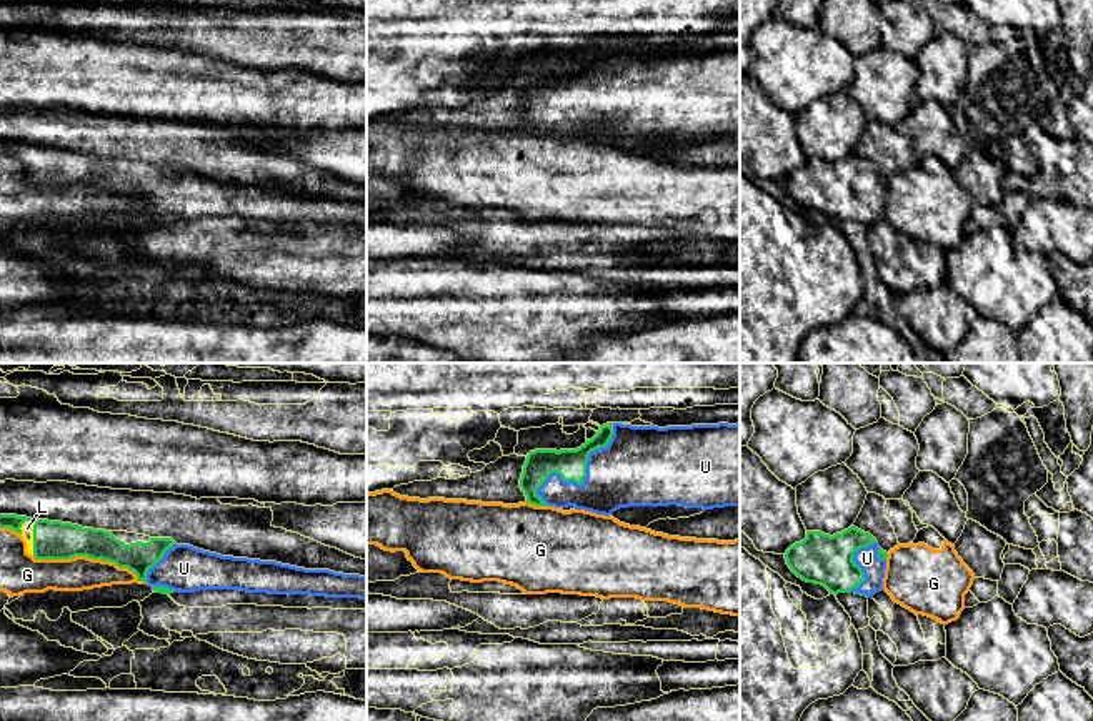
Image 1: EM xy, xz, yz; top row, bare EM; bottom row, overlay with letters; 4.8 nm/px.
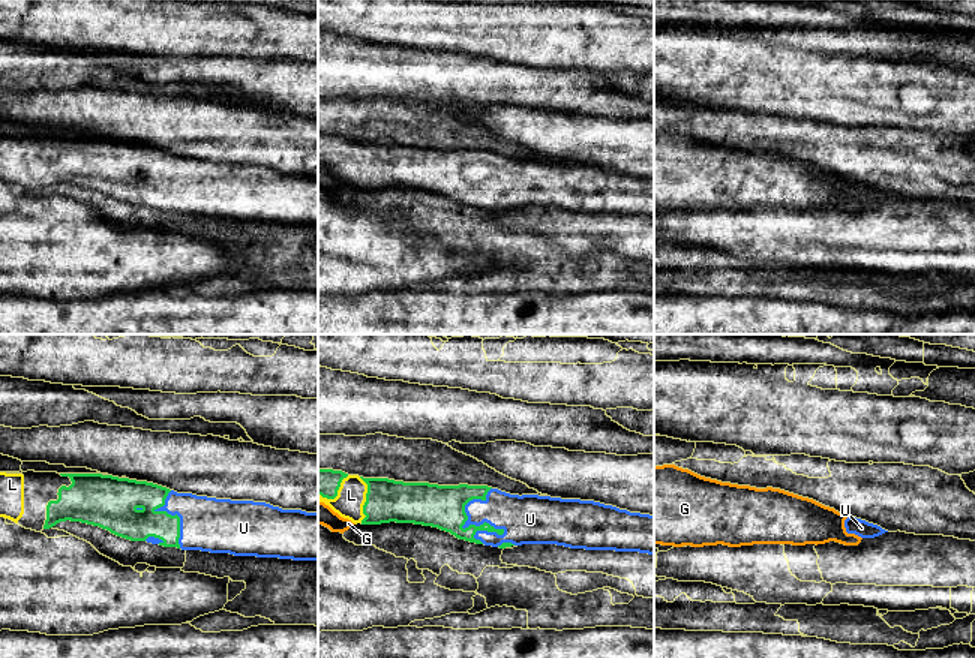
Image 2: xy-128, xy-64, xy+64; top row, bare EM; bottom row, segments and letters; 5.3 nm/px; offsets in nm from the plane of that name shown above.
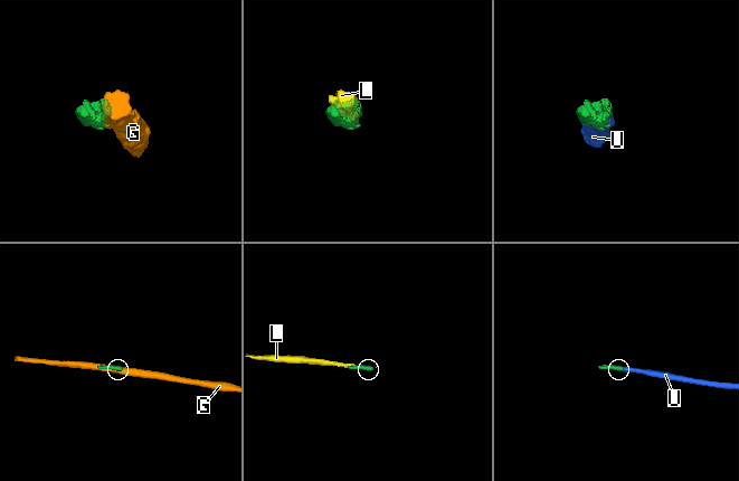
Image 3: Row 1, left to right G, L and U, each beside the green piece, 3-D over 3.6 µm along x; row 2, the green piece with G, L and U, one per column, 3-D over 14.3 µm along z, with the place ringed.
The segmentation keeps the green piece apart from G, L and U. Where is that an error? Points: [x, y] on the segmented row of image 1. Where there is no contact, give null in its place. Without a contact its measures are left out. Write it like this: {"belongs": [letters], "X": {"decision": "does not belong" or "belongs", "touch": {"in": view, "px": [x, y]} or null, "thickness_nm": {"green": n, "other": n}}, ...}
{"belongs": [], "G": {"decision": "does not belong", "touch": {"in": "xy", "px": [90, 556]}, "thickness_nm": {"green": 190, "other": 170}}, "L": {"decision": "does not belong", "touch": {"in": "xy", "px": [34, 535]}, "thickness_nm": {"green": 190, "other": 60}}, "U": {"decision": "does not belong", "touch": {"in": "xz", "px": [585, 475]}, "thickness_nm": {"green": 150, "other": 360}}}

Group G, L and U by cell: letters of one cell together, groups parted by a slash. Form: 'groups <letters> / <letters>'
groups G / L U

